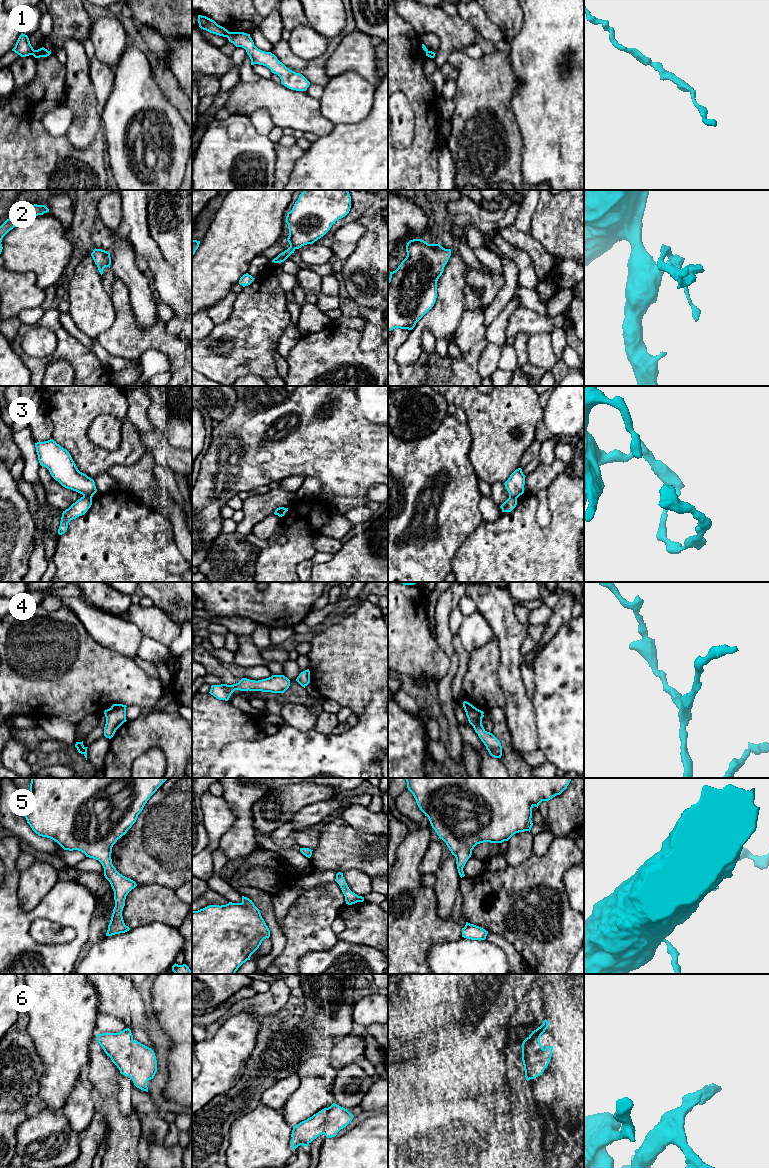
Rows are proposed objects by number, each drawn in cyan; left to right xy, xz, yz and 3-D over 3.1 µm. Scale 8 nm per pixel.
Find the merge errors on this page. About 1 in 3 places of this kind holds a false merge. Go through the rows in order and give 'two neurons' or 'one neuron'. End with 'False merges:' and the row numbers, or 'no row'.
1: two neurons
2: one neuron
3: two neurons
4: one neuron
5: one neuron
6: one neuron
False merges: 1, 3

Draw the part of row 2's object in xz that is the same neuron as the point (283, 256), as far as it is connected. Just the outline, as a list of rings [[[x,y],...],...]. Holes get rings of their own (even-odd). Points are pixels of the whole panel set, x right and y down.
[[[304,190],[287,213],[290,247],[272,260],[284,262],[296,249],[323,237],[351,208],[348,190]]]

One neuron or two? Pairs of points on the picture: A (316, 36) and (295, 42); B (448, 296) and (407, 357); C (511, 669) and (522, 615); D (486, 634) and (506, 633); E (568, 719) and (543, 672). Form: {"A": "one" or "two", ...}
{"A": "one", "B": "one", "C": "two", "D": "two", "E": "one"}

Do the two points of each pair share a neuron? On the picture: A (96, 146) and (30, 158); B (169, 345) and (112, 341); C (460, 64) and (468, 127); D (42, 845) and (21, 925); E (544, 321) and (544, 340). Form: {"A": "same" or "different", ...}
{"A": "same", "B": "same", "C": "same", "D": "different", "E": "different"}

